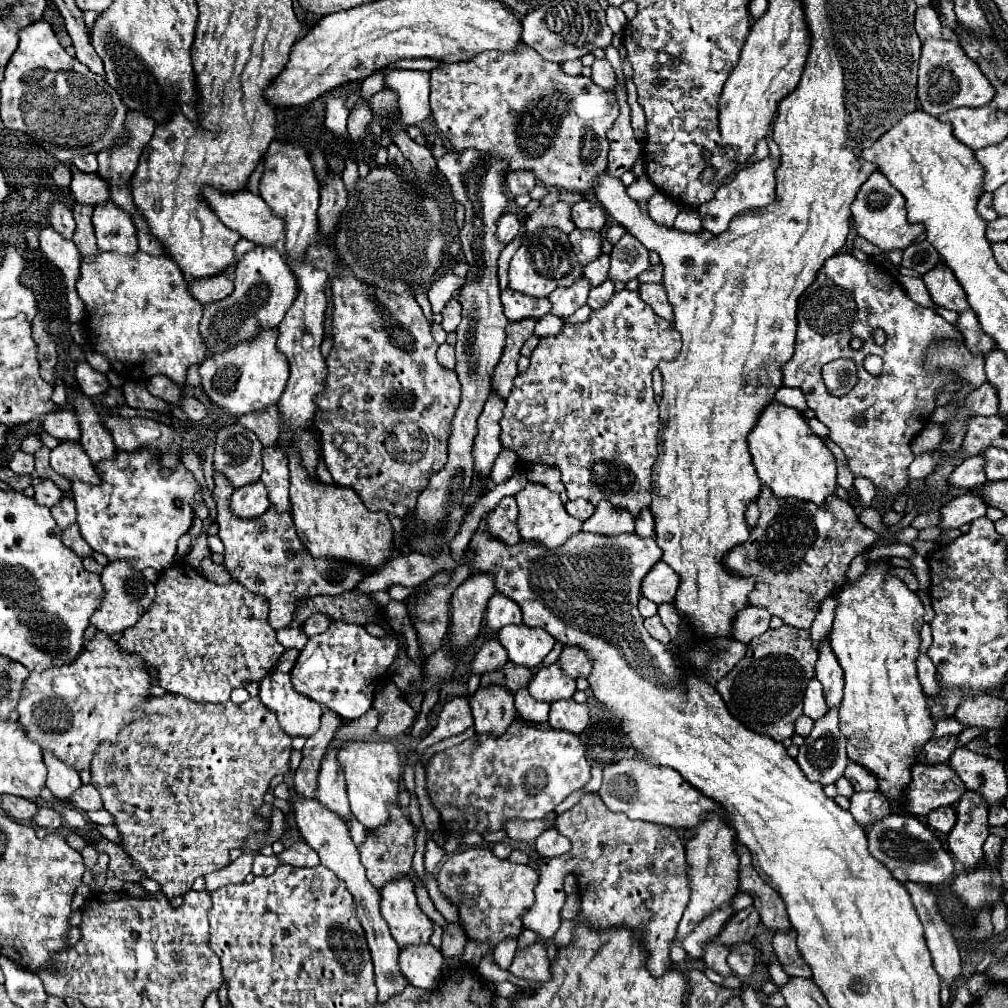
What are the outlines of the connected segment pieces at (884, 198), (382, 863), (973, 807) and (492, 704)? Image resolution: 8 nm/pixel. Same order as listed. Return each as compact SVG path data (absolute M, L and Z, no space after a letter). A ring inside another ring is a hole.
M875 171L859 189L857 199L851 205L853 211L853 223L859 233L859 237L867 239L869 243L877 245L883 251L903 249L909 243L913 243L923 231L923 223L909 223L907 211L905 211L905 197L887 181L887 177L879 171Z
M391 805L391 821L383 827L377 827L373 831L369 831L367 841L363 843L363 847L359 847L361 853L361 863L367 869L367 879L377 887L383 889L389 881L395 881L399 875L407 873L411 869L411 861L415 855L415 827L409 825L409 819L403 815L399 805Z
M965 791L957 803L957 823L949 831L947 843L967 871L983 863L983 843L989 835L987 809L987 801L977 791Z
M493 687L491 691L477 689L469 705L475 719L475 733L489 733L493 737L501 737L517 715L513 697L503 687Z

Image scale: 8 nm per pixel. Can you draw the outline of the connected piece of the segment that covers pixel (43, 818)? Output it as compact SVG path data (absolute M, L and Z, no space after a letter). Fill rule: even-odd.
M39 807L39 815L35 815L33 823L39 827L45 827L45 829L49 827L49 831L57 831L63 825L63 819L57 811L53 811L49 807Z

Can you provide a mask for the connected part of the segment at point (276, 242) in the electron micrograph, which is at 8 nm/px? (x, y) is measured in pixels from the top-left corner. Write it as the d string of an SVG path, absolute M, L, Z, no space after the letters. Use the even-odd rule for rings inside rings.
M205 187L203 193L205 193L205 201L211 205L211 209L217 213L217 217L229 229L237 231L241 237L253 241L255 245L277 247L277 251L285 257L285 221L281 217L275 217L259 195L255 195L251 191L239 191L239 193L227 195L227 193L219 193L211 187Z

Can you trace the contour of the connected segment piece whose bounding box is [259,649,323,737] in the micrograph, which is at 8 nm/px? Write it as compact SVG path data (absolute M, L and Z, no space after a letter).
M287 649L283 653L283 657L277 661L277 665L267 673L267 677L263 677L263 681L259 683L259 699L263 705L267 705L269 709L275 711L277 719L279 719L279 725L281 729L289 735L289 737L309 737L313 735L317 729L319 729L319 721L321 721L321 705L311 701L309 697L303 697L301 693L295 693L293 691L293 685L289 681L289 673L295 665L299 657L299 651L297 649Z

